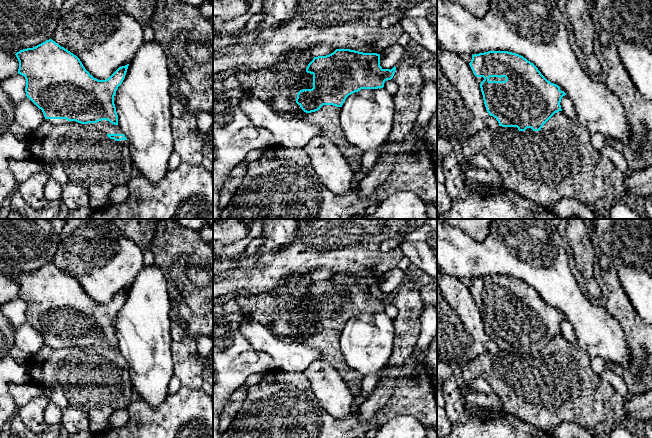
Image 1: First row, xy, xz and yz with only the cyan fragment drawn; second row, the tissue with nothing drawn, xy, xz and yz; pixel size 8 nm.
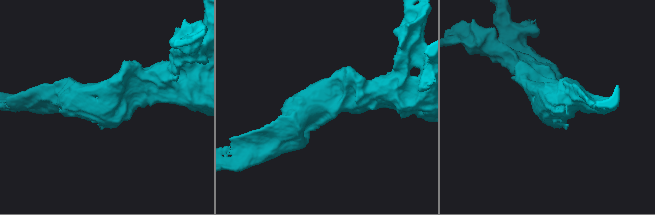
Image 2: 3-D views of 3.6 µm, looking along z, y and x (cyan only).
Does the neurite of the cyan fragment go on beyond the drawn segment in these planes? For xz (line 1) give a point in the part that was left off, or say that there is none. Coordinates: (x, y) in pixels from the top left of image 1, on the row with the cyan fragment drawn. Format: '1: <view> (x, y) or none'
1: none

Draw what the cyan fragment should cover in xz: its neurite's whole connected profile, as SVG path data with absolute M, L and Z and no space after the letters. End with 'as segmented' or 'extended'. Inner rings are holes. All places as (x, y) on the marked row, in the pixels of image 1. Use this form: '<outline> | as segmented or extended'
M336 49L329 55L314 57L306 72L313 75L313 88L300 90L296 103L311 113L323 105L342 107L349 95L361 89L383 88L396 67L383 69L377 53Z | as segmented

